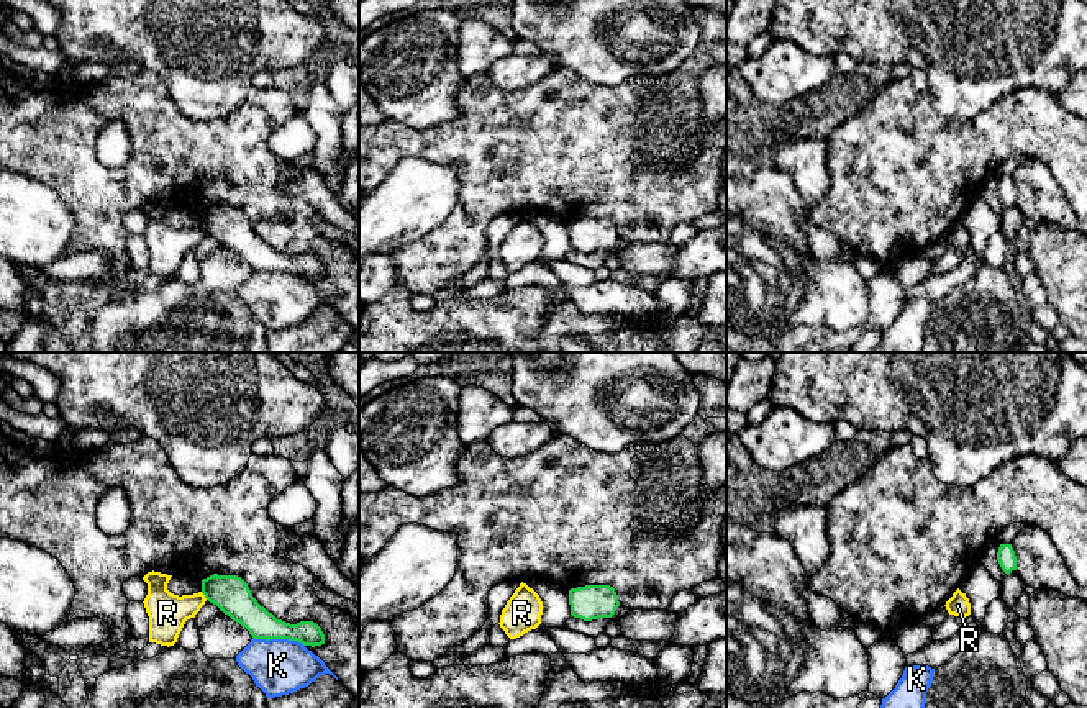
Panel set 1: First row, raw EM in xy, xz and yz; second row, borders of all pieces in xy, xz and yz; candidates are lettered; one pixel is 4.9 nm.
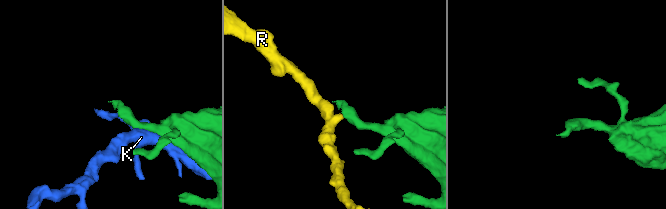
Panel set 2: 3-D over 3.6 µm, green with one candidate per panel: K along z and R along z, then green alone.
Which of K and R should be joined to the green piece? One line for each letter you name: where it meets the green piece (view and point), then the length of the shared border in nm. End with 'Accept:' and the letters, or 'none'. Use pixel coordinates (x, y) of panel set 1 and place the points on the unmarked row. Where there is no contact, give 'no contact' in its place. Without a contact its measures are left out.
Accept: none

